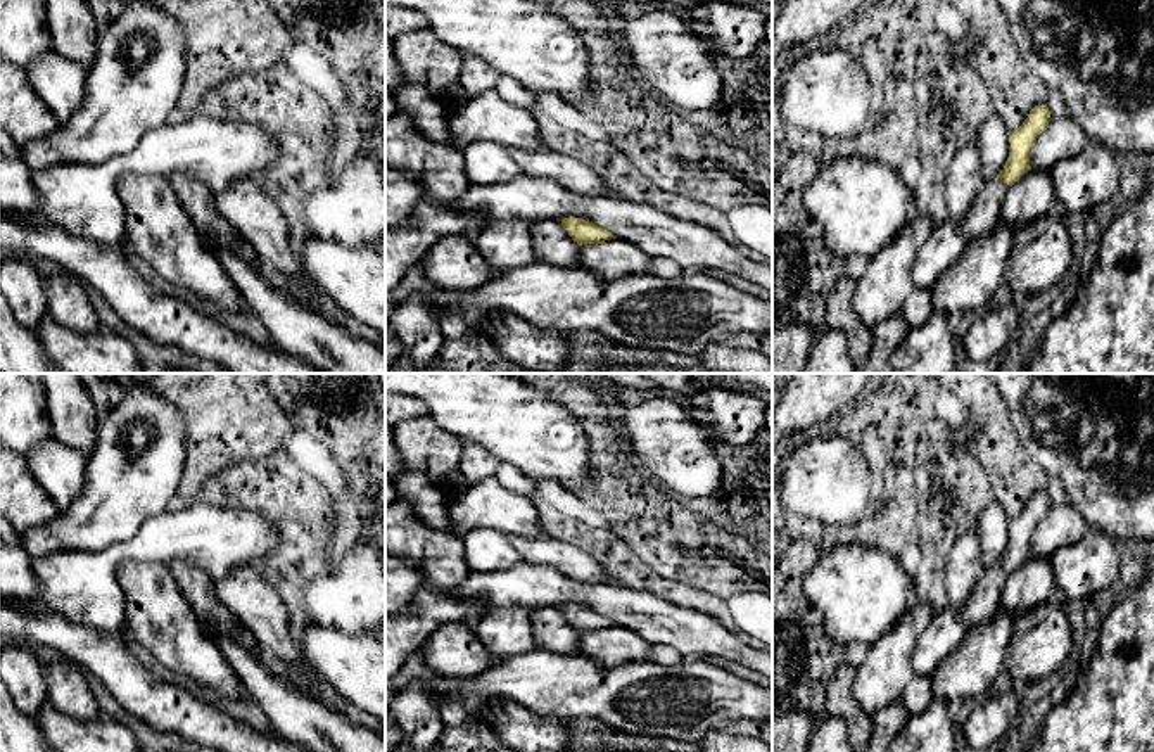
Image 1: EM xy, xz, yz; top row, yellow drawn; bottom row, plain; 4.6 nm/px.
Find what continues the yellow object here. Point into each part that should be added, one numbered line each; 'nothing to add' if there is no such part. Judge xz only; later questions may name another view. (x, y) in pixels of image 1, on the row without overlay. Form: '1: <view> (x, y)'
nothing to add

